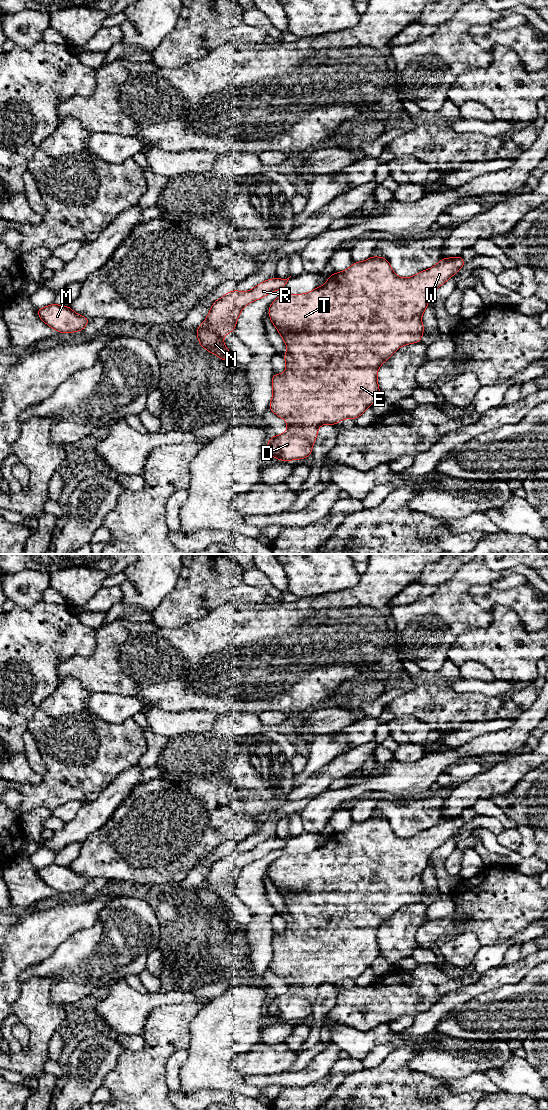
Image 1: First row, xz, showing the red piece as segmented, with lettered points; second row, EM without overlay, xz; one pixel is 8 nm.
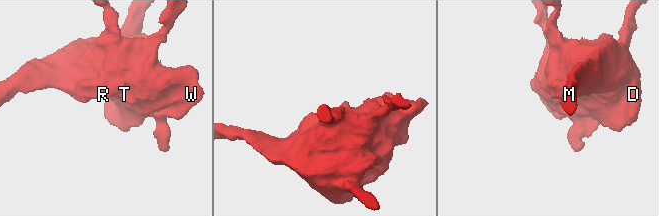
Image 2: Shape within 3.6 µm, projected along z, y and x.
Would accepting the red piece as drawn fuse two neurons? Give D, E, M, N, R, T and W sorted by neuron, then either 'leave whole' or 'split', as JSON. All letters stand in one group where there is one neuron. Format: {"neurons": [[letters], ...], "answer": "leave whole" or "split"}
{"neurons": [["D", "E", "M", "N", "R", "T", "W"]], "answer": "leave whole"}

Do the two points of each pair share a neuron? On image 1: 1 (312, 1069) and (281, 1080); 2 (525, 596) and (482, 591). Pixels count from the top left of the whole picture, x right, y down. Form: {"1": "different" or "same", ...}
{"1": "same", "2": "same"}

